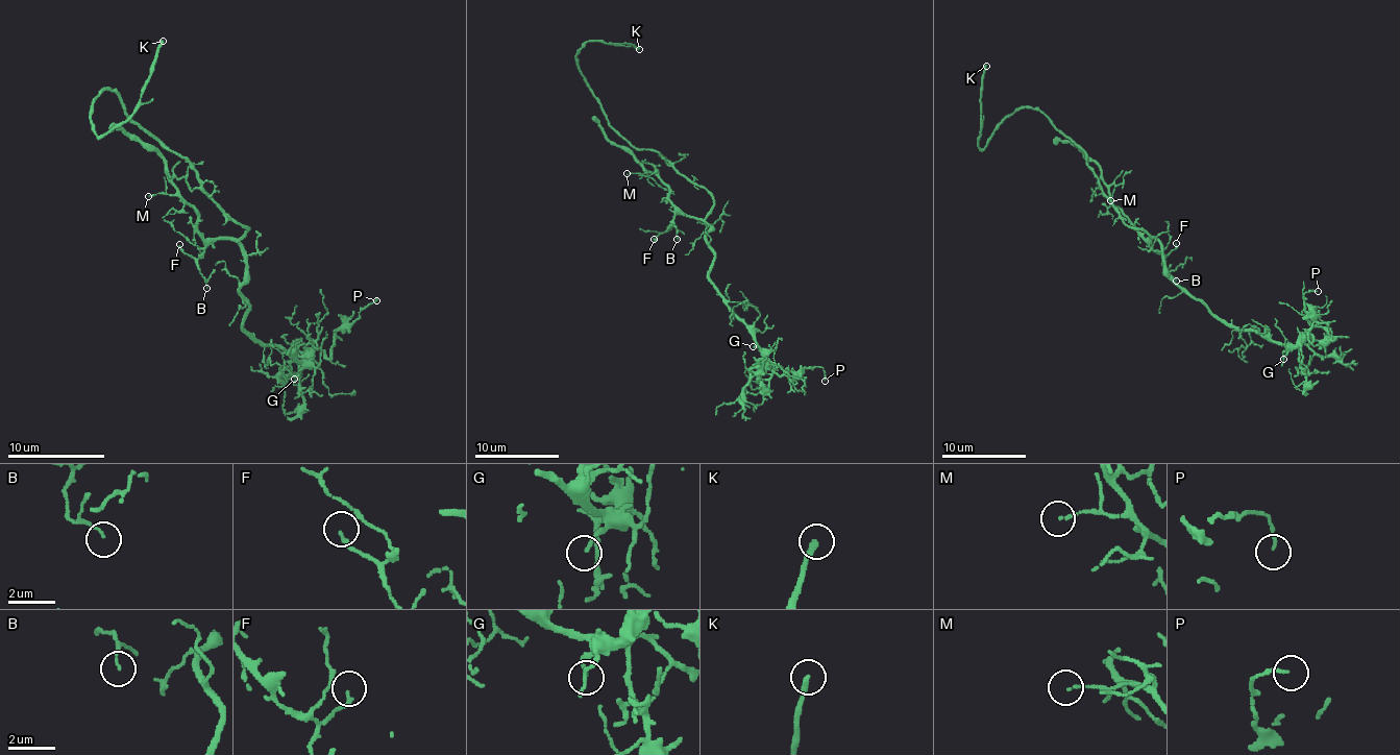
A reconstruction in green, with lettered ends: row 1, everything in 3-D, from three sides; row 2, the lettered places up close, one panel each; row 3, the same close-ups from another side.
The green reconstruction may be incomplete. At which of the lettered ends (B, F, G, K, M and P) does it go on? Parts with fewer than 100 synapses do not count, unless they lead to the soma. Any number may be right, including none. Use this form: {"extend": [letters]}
{"extend": ["K"]}

